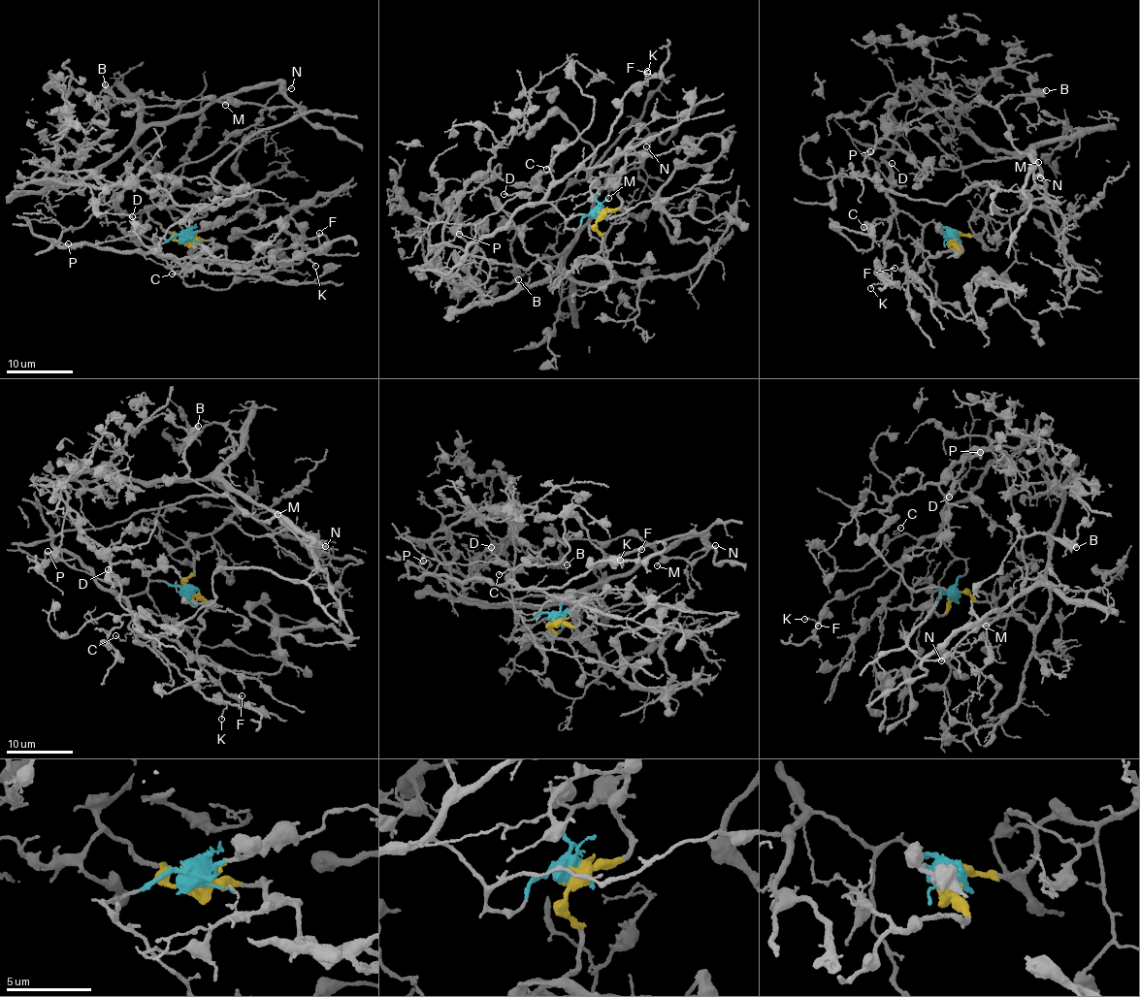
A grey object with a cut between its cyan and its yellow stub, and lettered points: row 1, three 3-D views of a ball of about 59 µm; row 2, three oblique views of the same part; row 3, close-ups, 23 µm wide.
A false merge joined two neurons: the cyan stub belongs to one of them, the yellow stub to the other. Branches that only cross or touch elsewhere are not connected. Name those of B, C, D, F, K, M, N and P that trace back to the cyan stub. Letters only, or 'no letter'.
C, D, F, K, P

